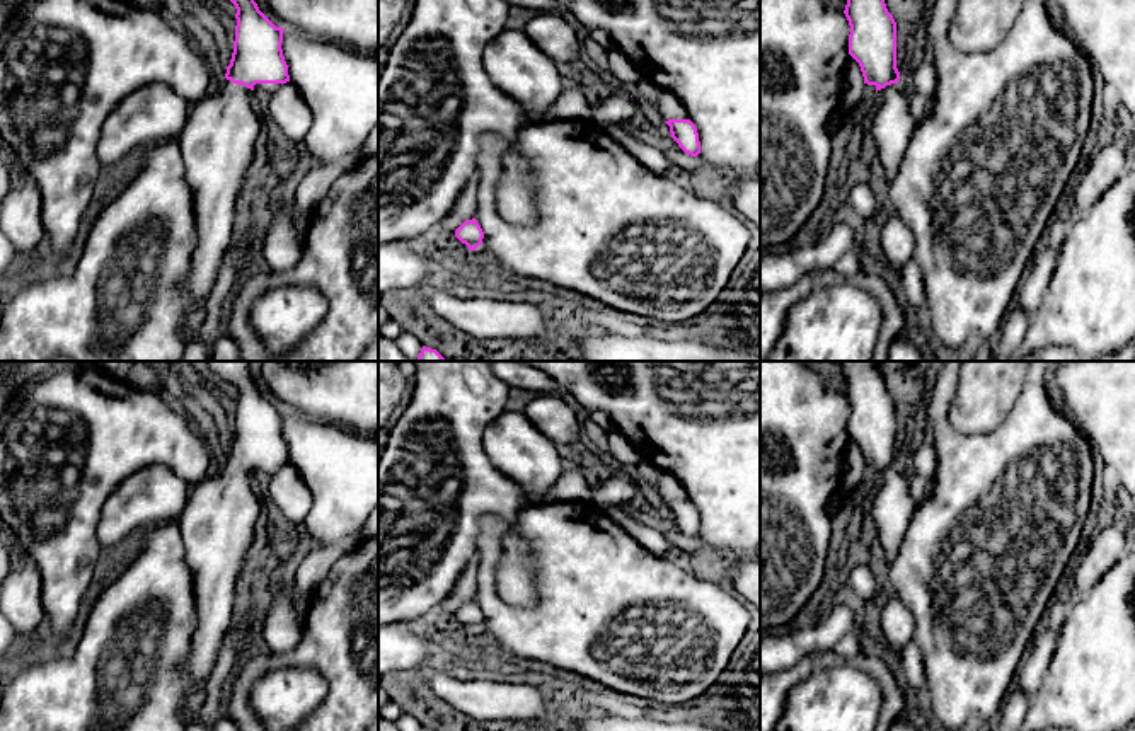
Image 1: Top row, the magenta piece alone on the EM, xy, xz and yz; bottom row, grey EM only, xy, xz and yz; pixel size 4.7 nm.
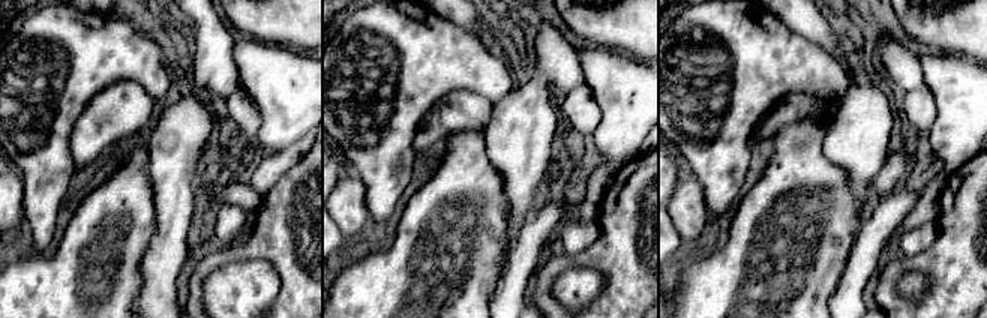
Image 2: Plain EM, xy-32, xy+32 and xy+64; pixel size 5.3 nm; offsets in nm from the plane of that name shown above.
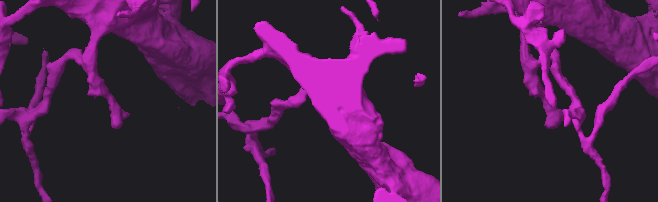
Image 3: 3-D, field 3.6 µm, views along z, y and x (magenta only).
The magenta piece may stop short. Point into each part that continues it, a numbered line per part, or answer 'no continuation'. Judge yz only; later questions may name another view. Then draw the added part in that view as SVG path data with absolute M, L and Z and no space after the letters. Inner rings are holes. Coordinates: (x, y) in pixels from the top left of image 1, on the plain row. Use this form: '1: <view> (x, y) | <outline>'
1: yz (892, 506) | M896 463L878 472L878 487L869 501L867 515L876 523L878 542L888 566L898 555L913 509L905 465Z

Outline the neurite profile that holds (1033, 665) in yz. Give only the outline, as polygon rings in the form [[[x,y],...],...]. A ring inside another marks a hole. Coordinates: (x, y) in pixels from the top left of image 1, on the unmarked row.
[[[1040,622],[1034,629],[1016,675],[1017,685],[1028,697],[1034,695],[1041,687],[1048,663],[1057,646],[1057,639],[1058,636],[1045,622]]]

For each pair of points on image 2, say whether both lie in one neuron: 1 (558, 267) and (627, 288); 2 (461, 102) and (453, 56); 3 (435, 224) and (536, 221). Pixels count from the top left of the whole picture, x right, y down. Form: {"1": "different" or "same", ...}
{"1": "same", "2": "different", "3": "different"}

